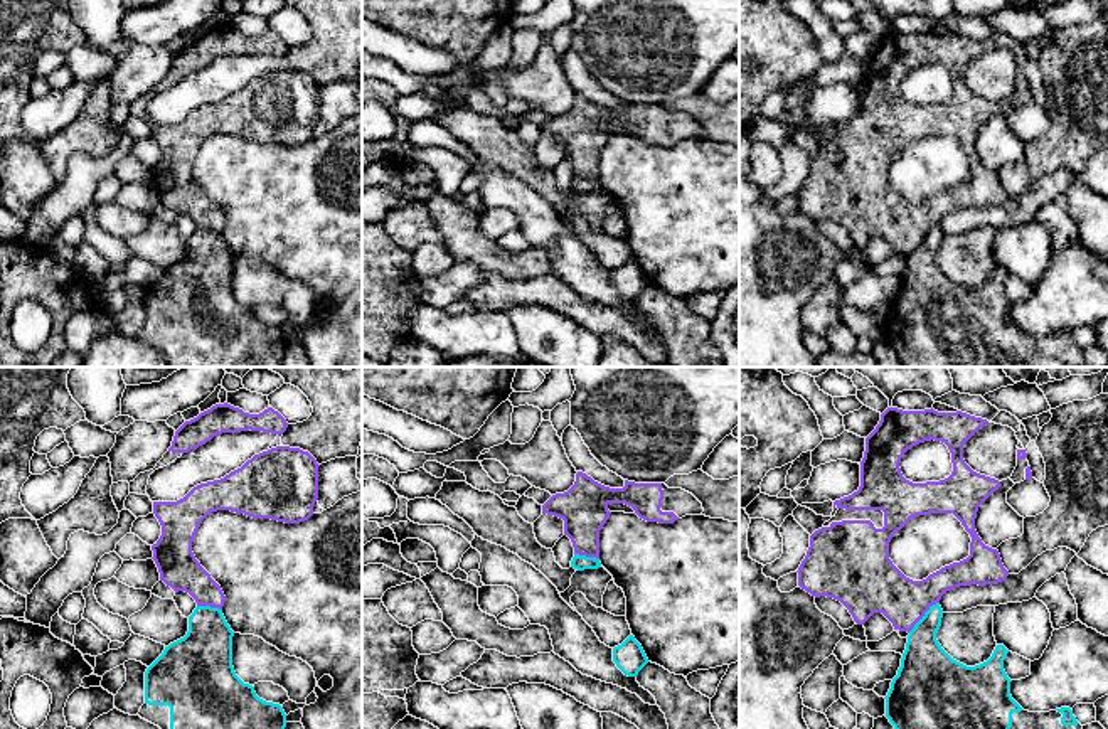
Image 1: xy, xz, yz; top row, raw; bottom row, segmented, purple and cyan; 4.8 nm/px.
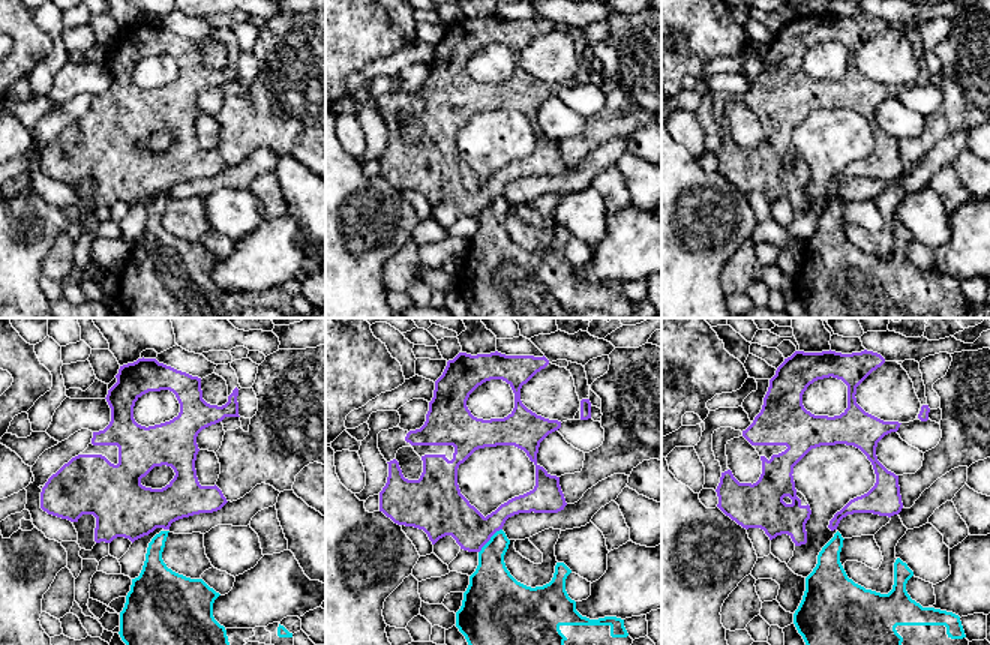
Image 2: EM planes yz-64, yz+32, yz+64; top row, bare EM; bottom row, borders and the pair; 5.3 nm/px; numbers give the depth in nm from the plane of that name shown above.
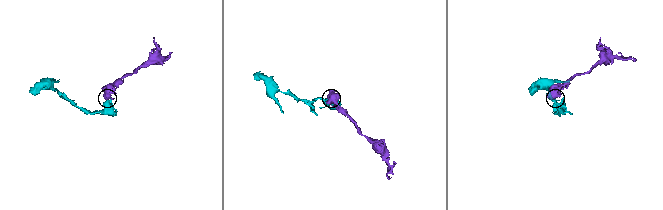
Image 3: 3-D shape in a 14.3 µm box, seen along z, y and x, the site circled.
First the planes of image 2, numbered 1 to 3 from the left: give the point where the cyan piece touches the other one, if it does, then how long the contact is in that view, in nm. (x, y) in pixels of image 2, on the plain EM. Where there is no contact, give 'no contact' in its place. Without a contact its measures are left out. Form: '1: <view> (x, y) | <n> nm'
1: no contact
2: yz+32 (489, 203) | 180 nm
3: no contact

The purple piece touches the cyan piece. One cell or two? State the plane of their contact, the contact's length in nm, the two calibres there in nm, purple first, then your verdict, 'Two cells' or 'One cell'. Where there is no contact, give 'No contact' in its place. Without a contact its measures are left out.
Touches purple in yz. Shared border 220 nm. Thickness 240 nm (purple) against 240 nm. Two cells

